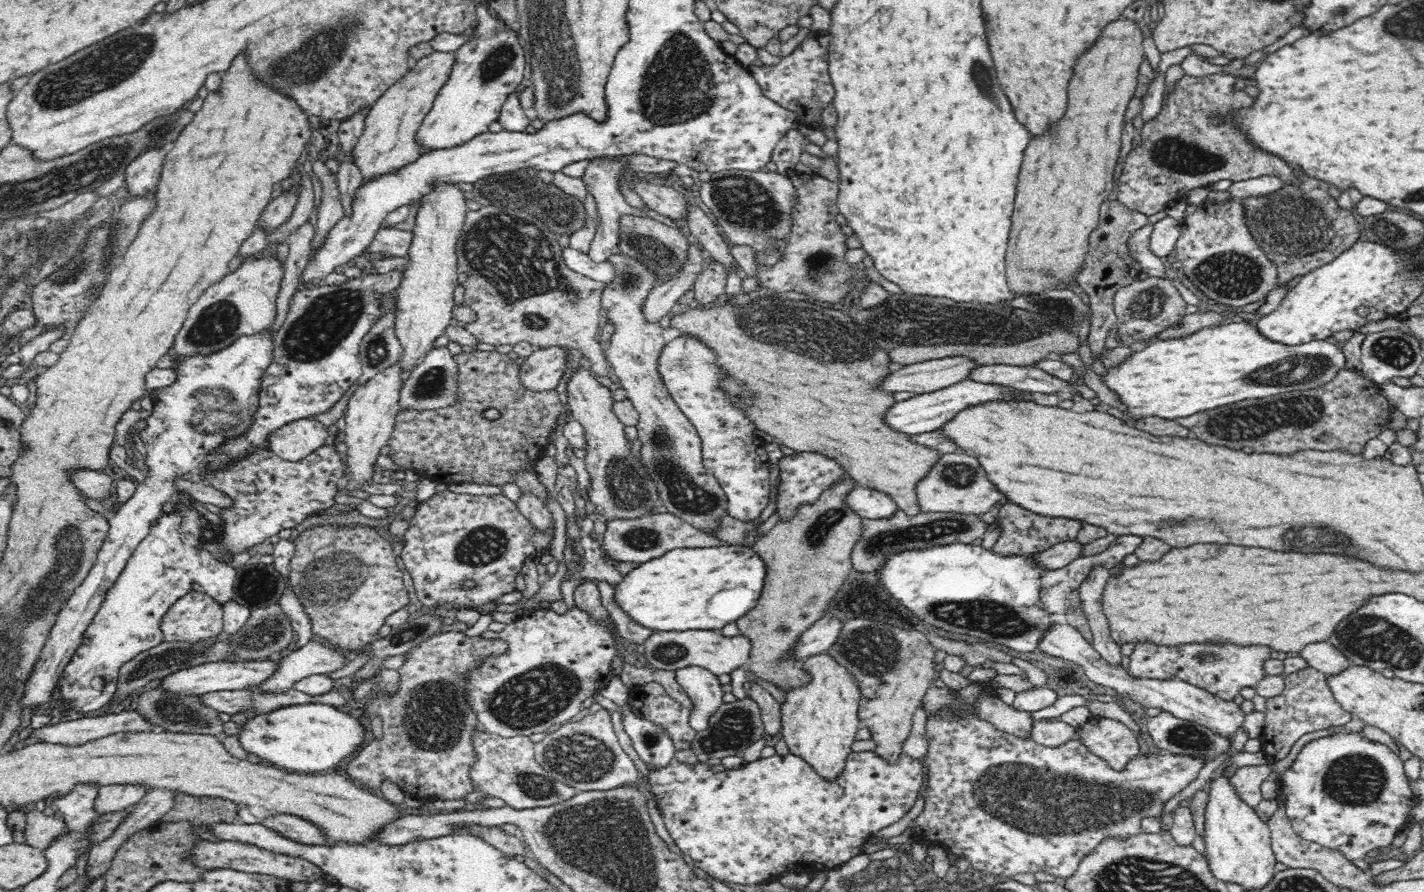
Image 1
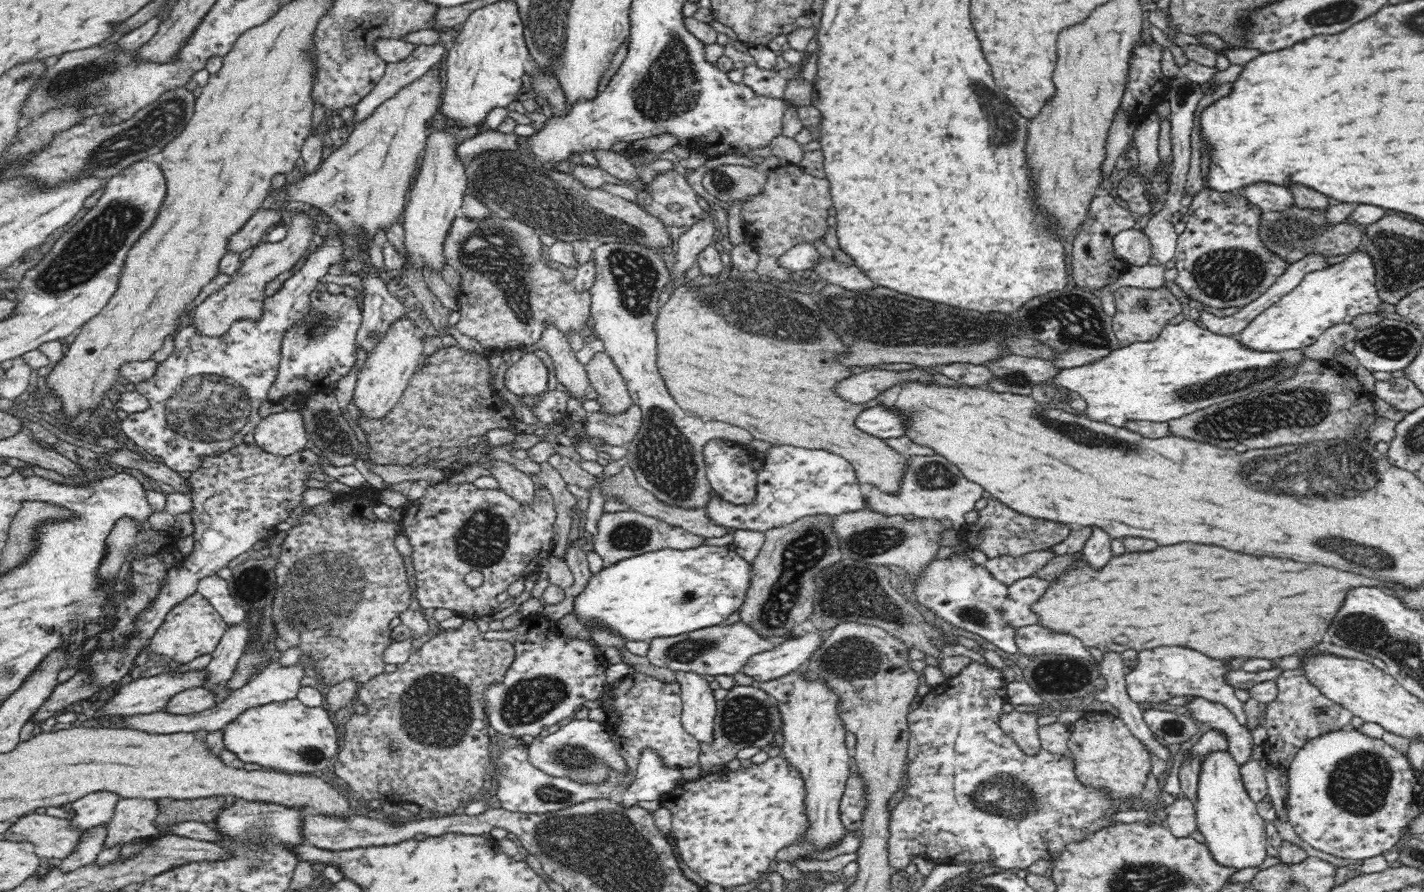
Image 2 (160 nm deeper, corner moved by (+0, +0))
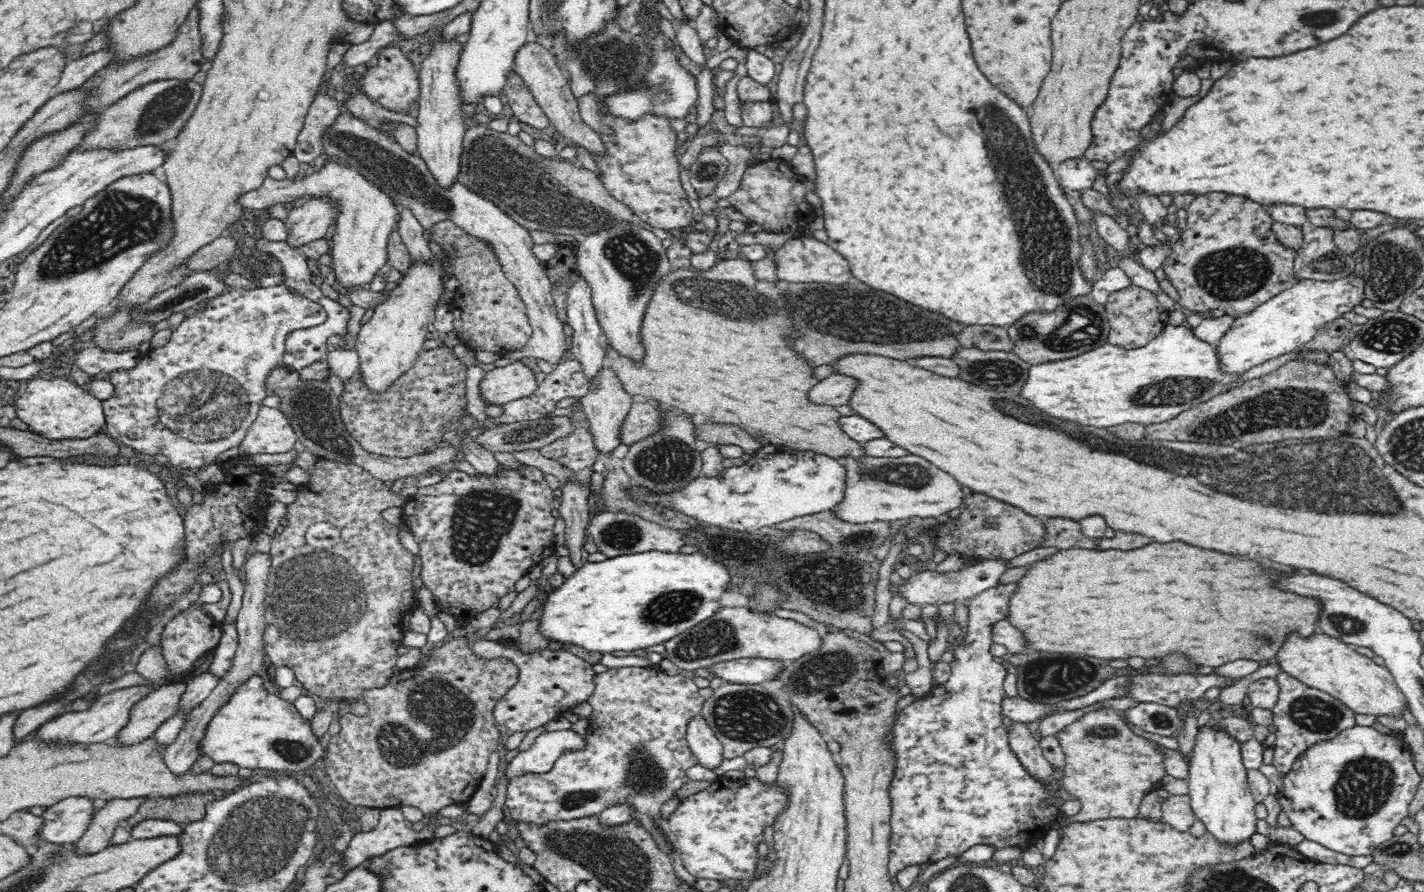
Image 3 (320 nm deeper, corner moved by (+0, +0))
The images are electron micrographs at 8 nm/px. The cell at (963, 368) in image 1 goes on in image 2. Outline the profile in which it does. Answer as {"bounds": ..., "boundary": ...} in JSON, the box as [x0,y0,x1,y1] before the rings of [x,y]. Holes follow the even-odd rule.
{"bounds":[836,370,932,404],"boundary":[[[868,370],[862,374],[850,376],[850,380],[838,382],[836,394],[844,401],[856,404],[868,402],[880,390],[886,390],[888,386],[894,386],[902,380],[917,380],[918,382],[932,382],[932,376],[920,370],[914,372],[888,372],[888,370]]]}

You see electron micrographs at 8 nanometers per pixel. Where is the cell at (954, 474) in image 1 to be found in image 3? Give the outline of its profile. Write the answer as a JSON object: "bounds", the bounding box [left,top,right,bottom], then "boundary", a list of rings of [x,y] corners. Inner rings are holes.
{"bounds":[828,454,964,524],"boundary":[[[908,454],[900,458],[880,458],[864,456],[864,458],[854,458],[853,456],[842,456],[838,458],[840,464],[846,469],[846,478],[844,478],[844,496],[841,504],[834,509],[828,510],[832,517],[836,517],[844,522],[852,524],[864,524],[869,522],[902,520],[902,518],[928,518],[928,516],[940,516],[950,510],[960,508],[963,504],[964,494],[961,484],[942,471],[937,466],[924,460],[922,457]]]}

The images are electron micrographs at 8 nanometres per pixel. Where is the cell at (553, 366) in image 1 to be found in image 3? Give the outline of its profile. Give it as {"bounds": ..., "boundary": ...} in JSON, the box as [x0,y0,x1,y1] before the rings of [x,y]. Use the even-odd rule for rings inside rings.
{"bounds":[478,359,538,406],"boundary":[[[514,359],[508,366],[486,372],[478,389],[480,398],[486,405],[502,406],[532,394],[536,386],[538,383],[532,370]]]}

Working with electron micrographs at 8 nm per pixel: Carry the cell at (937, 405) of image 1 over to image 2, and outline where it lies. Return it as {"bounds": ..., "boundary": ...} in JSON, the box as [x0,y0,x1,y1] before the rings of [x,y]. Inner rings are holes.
{"bounds":[854,405,904,440],"boundary":[[[880,405],[862,410],[854,420],[860,431],[876,438],[885,440],[904,435],[902,417],[896,411],[890,411]]]}

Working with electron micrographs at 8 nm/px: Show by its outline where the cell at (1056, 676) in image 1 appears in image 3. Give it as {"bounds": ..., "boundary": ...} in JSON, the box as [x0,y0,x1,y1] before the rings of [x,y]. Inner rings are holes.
{"bounds":[1006,542,1320,705],"boundary":[[[1172,542],[1172,544],[1148,544],[1144,548],[1136,548],[1136,550],[1082,550],[1082,548],[1059,549],[1054,552],[1050,558],[1046,556],[1044,560],[1036,560],[1030,564],[1032,568],[1026,572],[1024,578],[1016,581],[1014,594],[1008,598],[1008,606],[1006,614],[1008,614],[1008,622],[1012,626],[1016,626],[1018,630],[1022,630],[1026,646],[1036,650],[1032,654],[1017,654],[1016,666],[1011,667],[1011,671],[1016,675],[1016,691],[1018,697],[1024,698],[1030,702],[1048,705],[1070,701],[1096,690],[1103,682],[1116,677],[1116,669],[1109,665],[1110,660],[1128,660],[1132,656],[1140,656],[1140,658],[1157,658],[1163,659],[1170,652],[1182,652],[1186,659],[1202,666],[1222,666],[1226,662],[1234,662],[1234,660],[1268,660],[1275,658],[1276,652],[1280,650],[1286,634],[1288,632],[1297,632],[1302,636],[1310,636],[1312,632],[1318,631],[1318,614],[1320,614],[1320,603],[1312,598],[1302,598],[1298,594],[1292,592],[1280,592],[1278,588],[1270,586],[1272,578],[1278,578],[1276,574],[1270,572],[1262,572],[1260,564],[1254,560],[1238,560],[1234,556],[1228,554],[1220,554],[1220,552],[1212,552],[1212,550],[1202,550],[1202,548],[1194,548],[1190,544],[1184,542]]]}

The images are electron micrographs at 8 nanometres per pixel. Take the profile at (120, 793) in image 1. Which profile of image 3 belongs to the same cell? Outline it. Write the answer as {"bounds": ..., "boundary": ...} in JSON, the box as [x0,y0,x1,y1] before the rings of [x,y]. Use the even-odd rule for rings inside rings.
{"bounds":[36,797,95,844],"boundary":[[[72,797],[47,807],[40,816],[42,817],[42,826],[36,836],[40,843],[75,844],[83,835],[87,824],[90,824],[90,818],[95,813],[92,810],[92,801],[88,798]]]}

